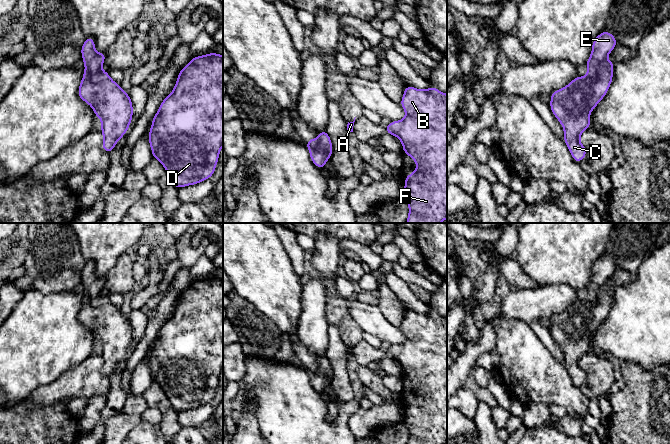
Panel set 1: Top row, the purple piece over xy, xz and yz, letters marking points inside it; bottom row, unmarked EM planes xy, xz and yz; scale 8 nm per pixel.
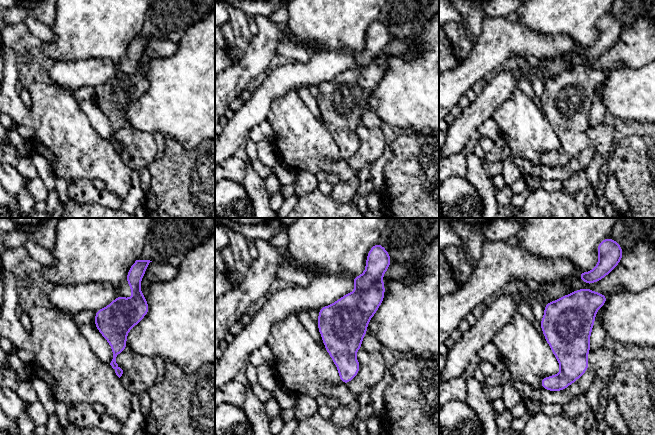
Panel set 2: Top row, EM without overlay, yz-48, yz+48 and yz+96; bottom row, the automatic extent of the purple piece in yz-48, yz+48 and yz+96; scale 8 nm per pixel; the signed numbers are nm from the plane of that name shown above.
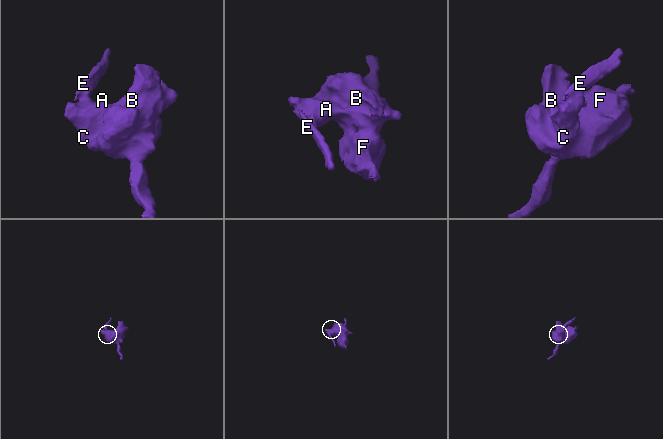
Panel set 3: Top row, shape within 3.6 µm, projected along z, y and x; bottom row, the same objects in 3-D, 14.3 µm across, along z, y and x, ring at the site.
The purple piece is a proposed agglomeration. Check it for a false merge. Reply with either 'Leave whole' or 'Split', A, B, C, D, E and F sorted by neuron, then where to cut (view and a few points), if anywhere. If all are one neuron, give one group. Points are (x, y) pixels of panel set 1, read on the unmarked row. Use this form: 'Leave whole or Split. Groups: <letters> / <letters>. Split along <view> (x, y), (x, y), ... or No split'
Split. Groups: A B C D F / E. Split along yz (605, 283), (593, 300), (587, 300)

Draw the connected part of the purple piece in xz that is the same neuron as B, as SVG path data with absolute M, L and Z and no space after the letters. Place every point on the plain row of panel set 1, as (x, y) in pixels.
M406 309L400 326L406 341L391 345L385 357L396 360L406 377L417 387L412 398L405 400L404 423L408 427L407 444L447 443L447 318L430 310L420 314Z

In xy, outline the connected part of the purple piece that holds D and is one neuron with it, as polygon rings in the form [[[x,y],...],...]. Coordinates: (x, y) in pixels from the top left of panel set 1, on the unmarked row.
[[[211,276],[192,281],[190,286],[180,293],[173,315],[165,321],[158,333],[151,344],[148,365],[152,381],[163,389],[174,411],[180,413],[211,402],[223,371],[223,280]]]

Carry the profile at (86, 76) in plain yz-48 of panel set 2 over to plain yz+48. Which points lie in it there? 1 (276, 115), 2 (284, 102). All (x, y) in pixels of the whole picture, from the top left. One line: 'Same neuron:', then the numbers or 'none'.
Same neuron: none

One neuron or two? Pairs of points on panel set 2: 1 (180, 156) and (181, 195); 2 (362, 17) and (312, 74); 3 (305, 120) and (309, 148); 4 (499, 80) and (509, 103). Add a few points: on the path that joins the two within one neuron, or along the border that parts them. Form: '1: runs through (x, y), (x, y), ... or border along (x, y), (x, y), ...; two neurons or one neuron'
1: runs through (180, 166), (181, 185); one neuron
2: border along (315, 52), (346, 51), (351, 56); two neurons
3: runs through (308, 127), (309, 141); one neuron
4: border along (516, 86), (497, 107), (492, 116); two neurons

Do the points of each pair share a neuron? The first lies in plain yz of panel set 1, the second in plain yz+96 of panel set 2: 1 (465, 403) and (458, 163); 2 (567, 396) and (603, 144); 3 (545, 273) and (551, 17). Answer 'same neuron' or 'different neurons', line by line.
1: same neuron
2: different neurons
3: same neuron

